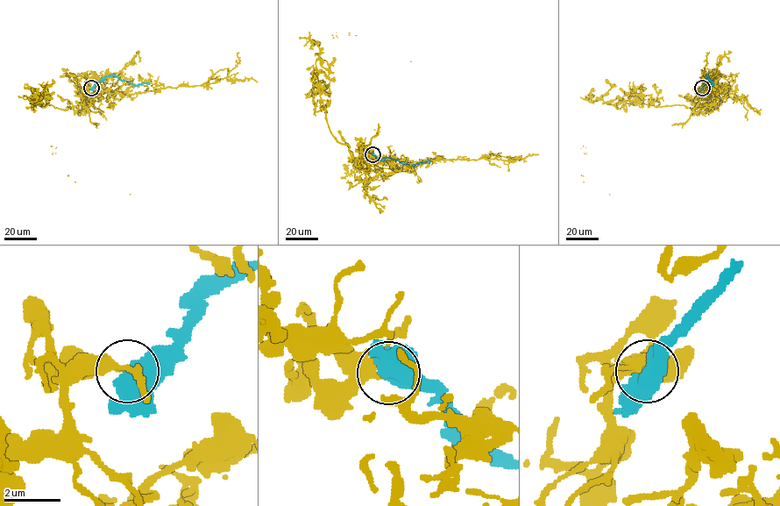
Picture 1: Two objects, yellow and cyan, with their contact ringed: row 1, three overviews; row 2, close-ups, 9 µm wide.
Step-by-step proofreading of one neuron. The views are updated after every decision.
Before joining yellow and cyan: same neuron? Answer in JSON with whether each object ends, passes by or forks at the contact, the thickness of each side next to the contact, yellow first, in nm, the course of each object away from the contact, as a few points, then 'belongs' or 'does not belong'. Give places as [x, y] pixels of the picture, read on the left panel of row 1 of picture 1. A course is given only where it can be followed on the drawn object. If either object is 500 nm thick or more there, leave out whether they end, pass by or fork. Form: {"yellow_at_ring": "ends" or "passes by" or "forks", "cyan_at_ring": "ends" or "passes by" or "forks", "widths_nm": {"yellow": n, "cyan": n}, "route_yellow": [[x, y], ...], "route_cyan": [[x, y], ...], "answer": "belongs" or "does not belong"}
{"widths_nm": {"yellow": 320, "cyan": 600}, "route_yellow": [[91, 88], [81, 105], [58, 109], [37, 100], [35, 104], [38, 99], [31, 103], [75, 181], [130, 194]], "route_cyan": [[91, 88], [112, 75], [135, 85], [150, 84]], "answer": "does not belong"}

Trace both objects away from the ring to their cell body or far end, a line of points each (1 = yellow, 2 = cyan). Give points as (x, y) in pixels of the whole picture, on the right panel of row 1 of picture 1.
1: (703, 88), (698, 103), (709, 105), (703, 108), (591, 102), (584, 181), (609, 194)
2: (703, 88), (707, 81), (707, 75), (713, 82), (709, 84)

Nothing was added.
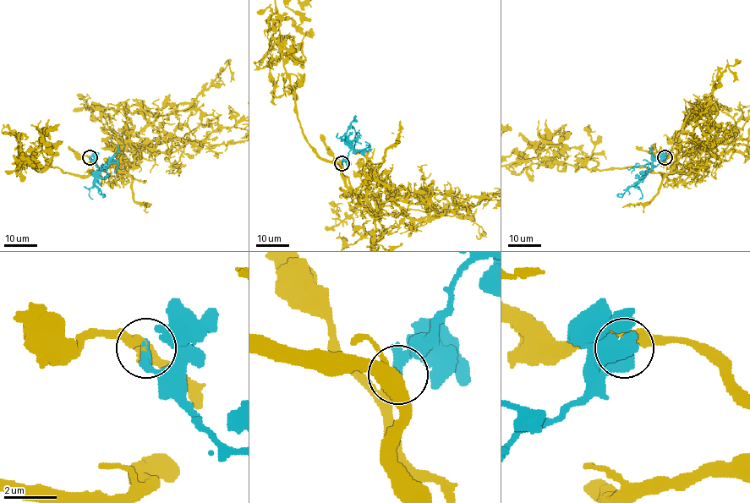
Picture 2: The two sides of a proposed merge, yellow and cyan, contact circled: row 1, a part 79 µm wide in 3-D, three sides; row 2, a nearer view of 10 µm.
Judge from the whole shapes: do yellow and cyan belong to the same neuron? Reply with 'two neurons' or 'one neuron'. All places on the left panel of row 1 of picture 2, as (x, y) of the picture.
one neuron

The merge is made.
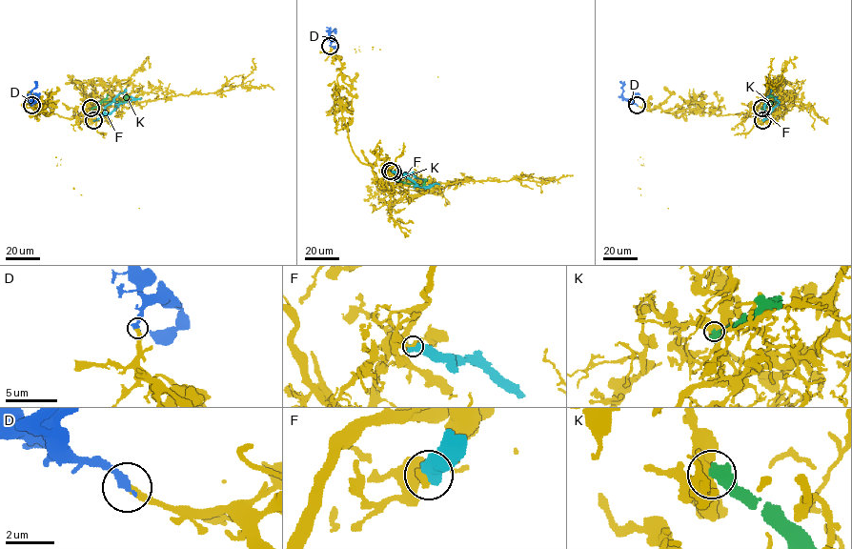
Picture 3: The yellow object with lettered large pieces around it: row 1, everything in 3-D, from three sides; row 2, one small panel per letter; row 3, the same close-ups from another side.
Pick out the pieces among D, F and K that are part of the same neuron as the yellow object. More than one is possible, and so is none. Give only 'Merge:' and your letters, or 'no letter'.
Merge: D

